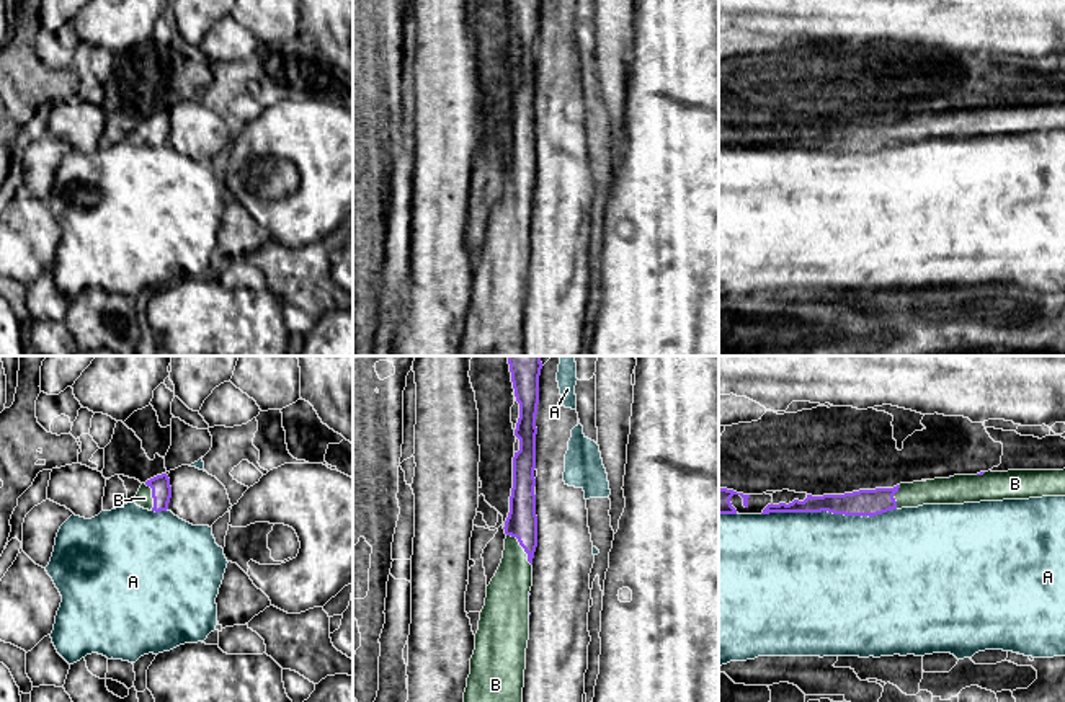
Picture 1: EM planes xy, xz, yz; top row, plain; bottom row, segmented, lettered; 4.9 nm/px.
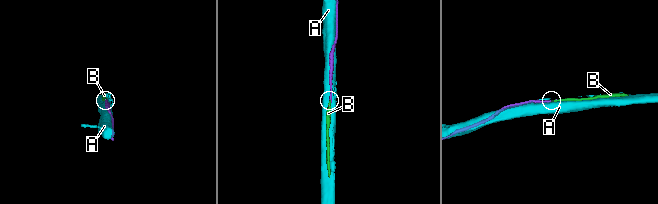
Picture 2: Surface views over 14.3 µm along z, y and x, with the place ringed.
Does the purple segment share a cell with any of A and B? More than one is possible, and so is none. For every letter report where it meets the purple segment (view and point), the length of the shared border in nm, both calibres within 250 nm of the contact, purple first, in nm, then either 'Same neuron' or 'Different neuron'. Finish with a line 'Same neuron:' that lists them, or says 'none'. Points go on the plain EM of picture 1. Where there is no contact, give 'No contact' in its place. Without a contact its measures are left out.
A: Touches purple at yz (828, 146). Shared border 650 nm. Thickness 130 nm (purple) against 480 nm. Different neuron
B: Touches purple at xz (521, 180). Shared border 200 nm. Thickness 160 nm (purple) against 200 nm. Same neuron
Same neuron: B

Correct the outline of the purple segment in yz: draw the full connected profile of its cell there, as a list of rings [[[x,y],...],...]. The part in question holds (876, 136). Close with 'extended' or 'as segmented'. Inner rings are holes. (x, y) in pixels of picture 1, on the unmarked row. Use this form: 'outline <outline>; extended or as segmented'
outline [[[1065,103],[1063,104],[1008,104],[1008,106],[980,106],[977,109],[954,109],[949,113],[934,113],[926,116],[900,118],[893,122],[859,124],[844,129],[807,129],[804,136],[768,139],[761,149],[769,147],[822,147],[844,150],[877,150],[892,144],[918,142],[923,139],[964,139],[980,136],[1029,134],[1042,131],[1065,131]]]; extended

